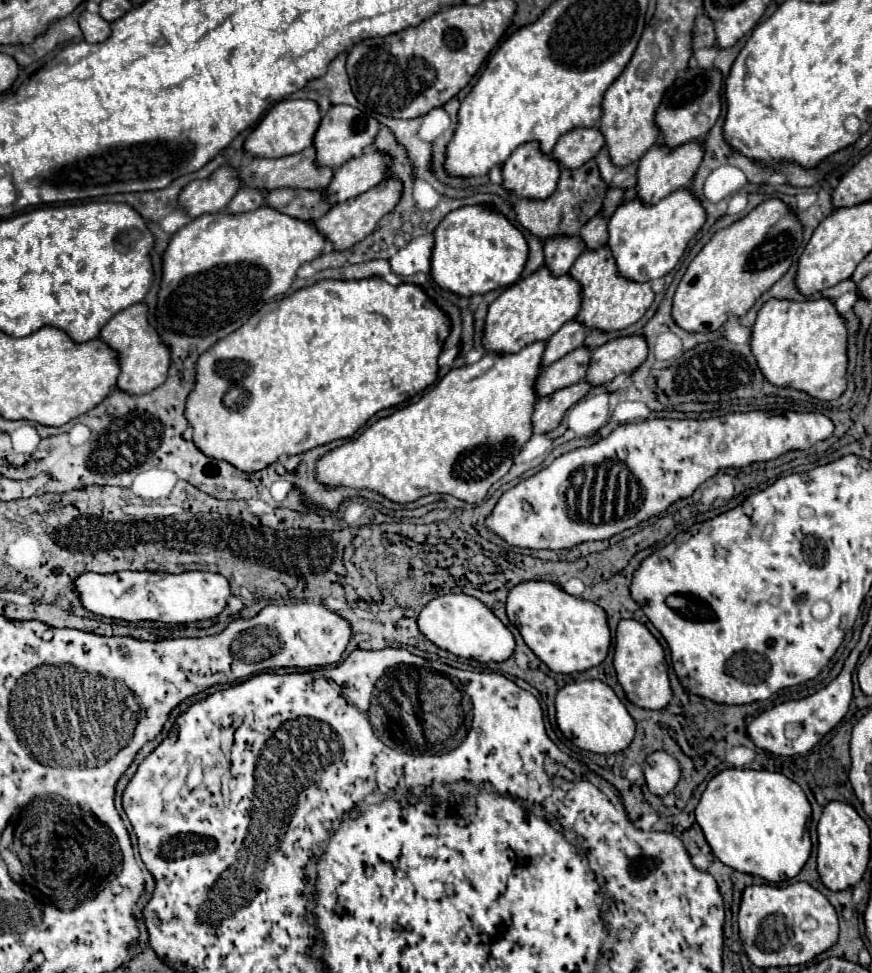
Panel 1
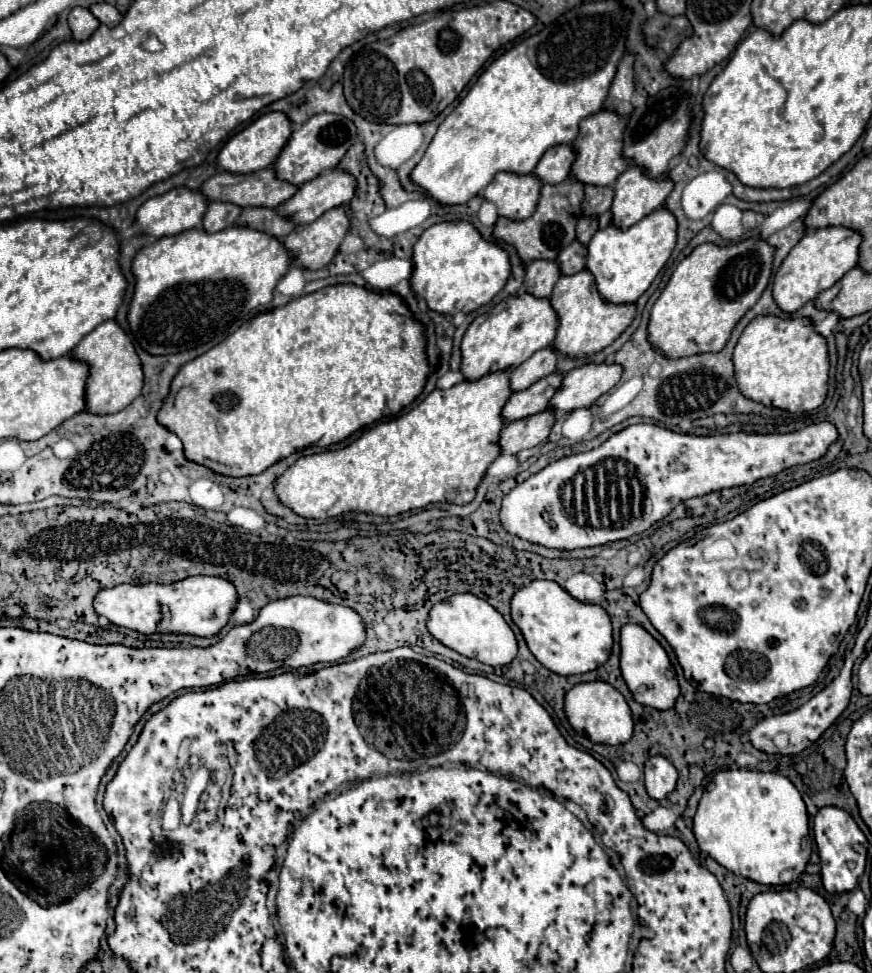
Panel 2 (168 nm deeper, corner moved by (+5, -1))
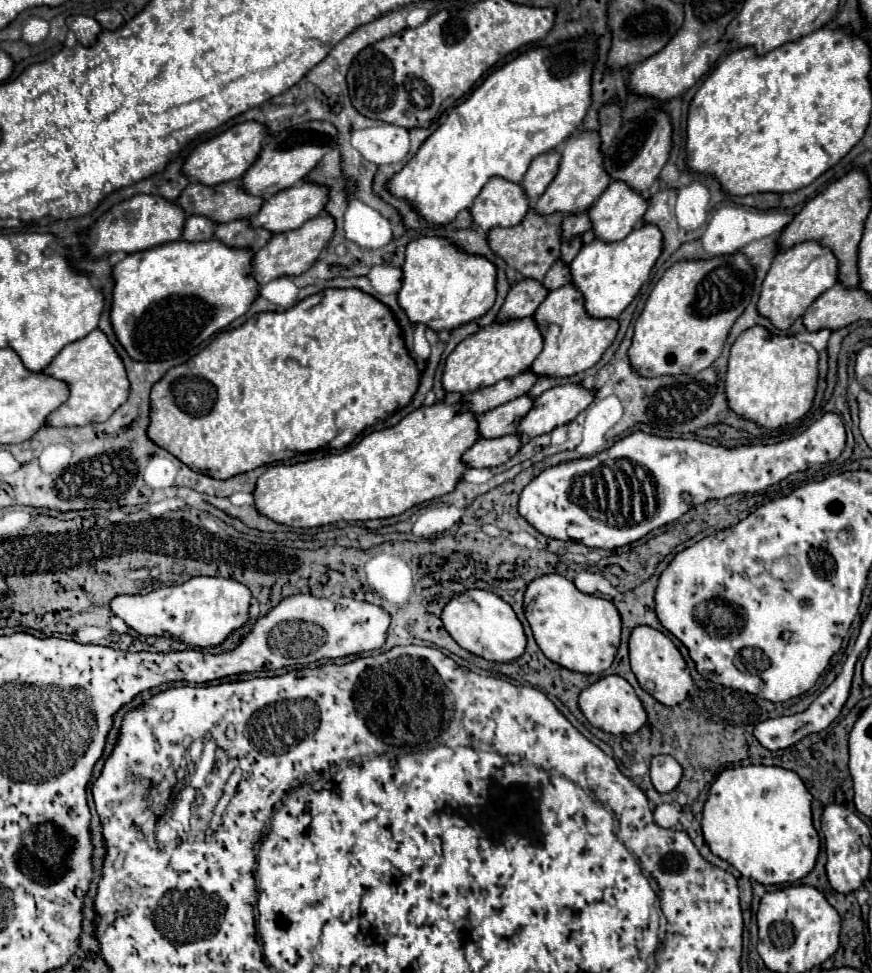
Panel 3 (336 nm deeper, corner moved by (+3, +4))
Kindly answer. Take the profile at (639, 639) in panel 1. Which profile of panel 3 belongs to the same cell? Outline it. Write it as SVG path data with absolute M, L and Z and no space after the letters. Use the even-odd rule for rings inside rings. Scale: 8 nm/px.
M638 626L634 628L630 636L630 666L636 674L640 686L648 690L660 704L676 706L686 700L688 692L694 686L694 680L690 676L690 670L680 654L680 650L674 646L670 638L666 638L662 632L650 628L650 626Z

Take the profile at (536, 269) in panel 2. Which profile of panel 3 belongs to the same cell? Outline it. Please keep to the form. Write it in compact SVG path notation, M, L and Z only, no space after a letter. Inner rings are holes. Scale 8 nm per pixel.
M522 280L514 284L496 316L496 322L510 322L532 316L540 302L546 298L546 294L548 290L536 280Z

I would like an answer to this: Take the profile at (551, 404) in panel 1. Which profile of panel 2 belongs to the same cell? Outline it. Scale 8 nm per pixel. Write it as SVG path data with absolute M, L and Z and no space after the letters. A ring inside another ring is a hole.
M548 407L538 415L530 415L530 419L518 419L514 423L508 423L500 433L502 453L518 453L522 449L542 443L544 439L548 439L554 421L556 413L552 407Z

